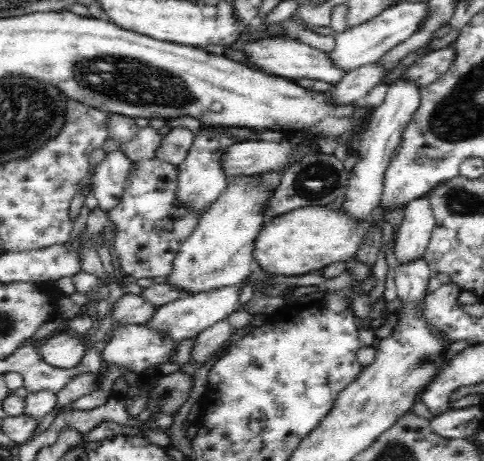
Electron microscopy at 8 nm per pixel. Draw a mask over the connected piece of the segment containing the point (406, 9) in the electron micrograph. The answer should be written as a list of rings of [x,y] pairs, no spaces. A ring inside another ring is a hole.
[[[401,2],[398,6],[391,6],[390,9],[384,9],[374,20],[358,26],[352,30],[341,30],[335,34],[335,47],[328,53],[329,58],[340,70],[350,72],[356,70],[364,64],[377,62],[391,48],[400,44],[403,40],[411,37],[419,29],[421,22],[428,14],[428,8],[425,2]]]

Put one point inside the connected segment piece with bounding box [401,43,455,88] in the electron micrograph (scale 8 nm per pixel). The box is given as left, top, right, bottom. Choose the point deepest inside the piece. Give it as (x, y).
(429, 67)

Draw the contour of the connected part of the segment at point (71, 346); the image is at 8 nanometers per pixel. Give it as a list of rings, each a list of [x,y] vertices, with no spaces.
[[[56,332],[45,338],[37,351],[43,361],[56,368],[74,368],[83,360],[86,349],[82,337],[70,337],[65,333]]]

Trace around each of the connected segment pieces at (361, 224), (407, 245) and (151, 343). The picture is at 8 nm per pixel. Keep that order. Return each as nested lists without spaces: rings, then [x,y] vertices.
[[[308,206],[274,217],[264,224],[256,241],[255,266],[269,275],[300,276],[338,261],[352,261],[370,234],[367,218],[355,218],[348,210]]]
[[[426,196],[412,200],[405,206],[404,219],[396,234],[396,269],[426,253],[435,224],[433,211]]]
[[[148,324],[119,325],[111,337],[102,352],[103,360],[108,364],[118,364],[118,368],[128,368],[134,374],[164,364],[166,356],[178,346],[174,344],[178,339]]]

